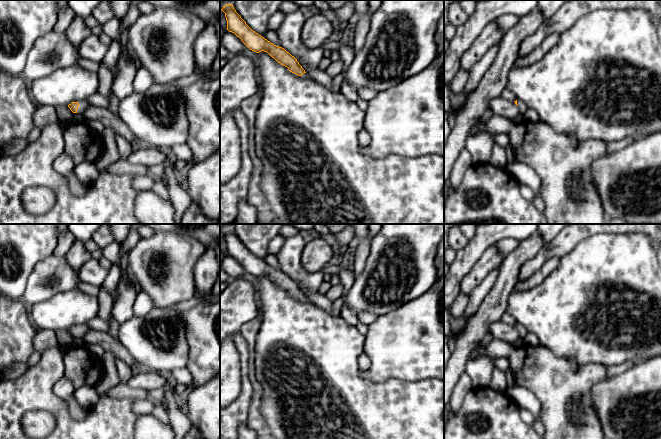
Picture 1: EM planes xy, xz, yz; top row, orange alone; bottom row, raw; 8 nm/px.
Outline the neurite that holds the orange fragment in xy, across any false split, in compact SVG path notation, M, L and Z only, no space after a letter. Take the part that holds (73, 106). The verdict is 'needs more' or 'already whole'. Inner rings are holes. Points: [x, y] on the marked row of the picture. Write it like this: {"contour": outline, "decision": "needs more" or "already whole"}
{"contour": "M79 100L77 102L72 102L68 105L73 113L83 114L84 111L90 106L87 100Z", "decision": "needs more"}

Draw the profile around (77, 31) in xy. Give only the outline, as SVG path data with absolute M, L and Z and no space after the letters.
M76 16L65 34L69 42L78 49L80 44L92 34L92 30L85 25L84 18Z

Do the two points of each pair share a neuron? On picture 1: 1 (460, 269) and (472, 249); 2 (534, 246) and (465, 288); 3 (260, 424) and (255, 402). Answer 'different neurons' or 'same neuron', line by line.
1: same neuron
2: different neurons
3: same neuron

